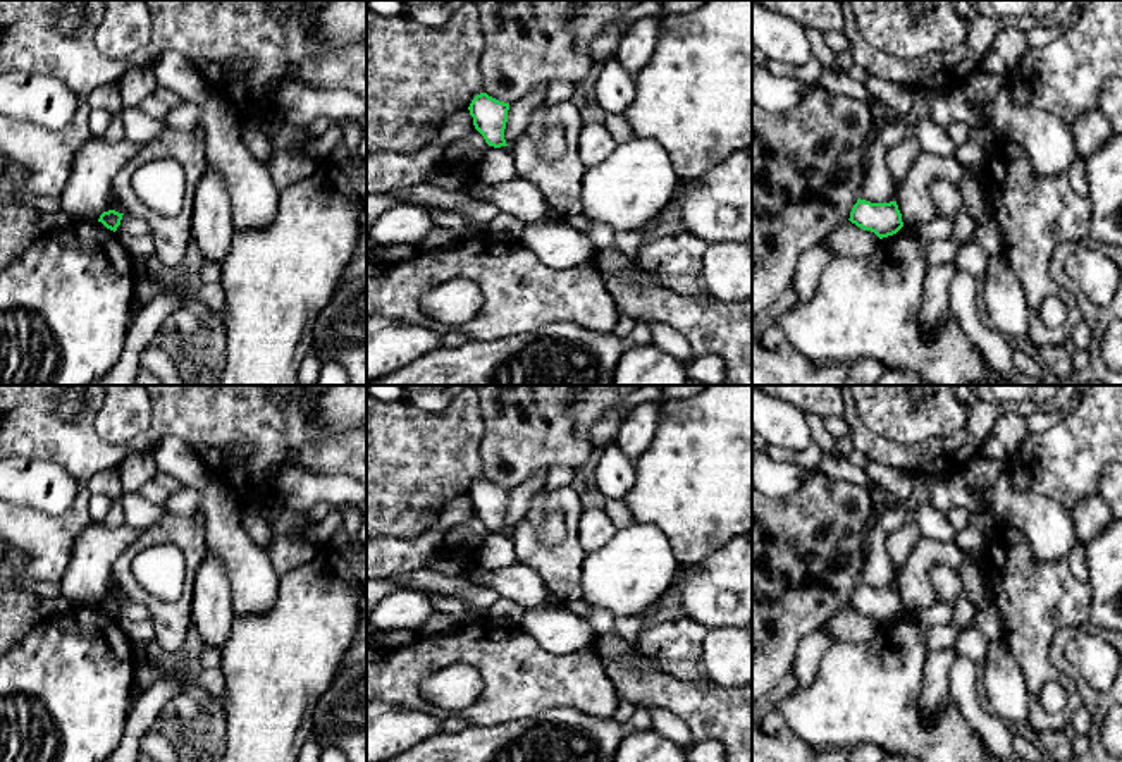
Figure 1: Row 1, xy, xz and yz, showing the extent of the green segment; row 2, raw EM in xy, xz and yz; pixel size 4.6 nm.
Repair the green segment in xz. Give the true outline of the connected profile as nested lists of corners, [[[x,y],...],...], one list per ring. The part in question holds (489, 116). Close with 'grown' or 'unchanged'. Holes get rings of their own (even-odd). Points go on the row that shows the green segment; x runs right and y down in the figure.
[[[487,93],[477,95],[470,107],[475,129],[484,136],[485,143],[494,148],[508,146],[504,129],[508,122],[509,103],[499,101]]]; unchanged

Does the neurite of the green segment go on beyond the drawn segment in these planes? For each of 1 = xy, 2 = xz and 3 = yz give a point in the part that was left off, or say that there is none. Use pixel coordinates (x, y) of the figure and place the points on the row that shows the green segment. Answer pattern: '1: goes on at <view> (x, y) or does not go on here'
1: does not go on here
2: does not go on here
3: does not go on here

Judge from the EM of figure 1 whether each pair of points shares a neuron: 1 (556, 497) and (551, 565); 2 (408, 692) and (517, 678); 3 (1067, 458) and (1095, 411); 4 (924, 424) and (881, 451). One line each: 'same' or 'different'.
1: same
2: same
3: same
4: different

